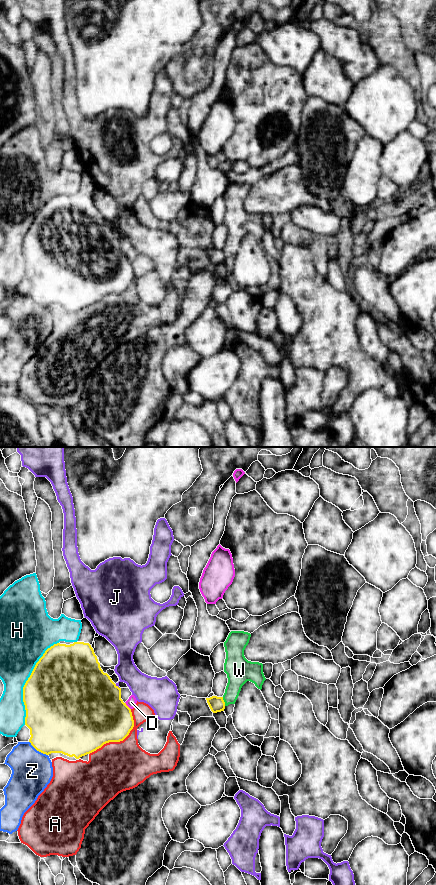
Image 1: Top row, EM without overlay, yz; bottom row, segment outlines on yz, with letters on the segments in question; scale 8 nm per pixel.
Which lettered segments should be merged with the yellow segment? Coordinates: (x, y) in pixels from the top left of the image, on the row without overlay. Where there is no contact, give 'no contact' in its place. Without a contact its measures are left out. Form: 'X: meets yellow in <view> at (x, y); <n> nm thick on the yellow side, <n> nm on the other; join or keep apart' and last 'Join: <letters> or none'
A: meets yellow in yz at (121, 292); 420 nm thick on the yellow side, 400 nm on the other; keep apart
D: meets yellow in yz at (127, 258); 460 nm thick on the yellow side, 80 nm on the other; keep apart
H: meets yellow in yz at (26, 233); 500 nm thick on the yellow side, 320 nm on the other; keep apart
J: meets yellow in yz at (117, 238); 480 nm thick on the yellow side, 220 nm on the other; keep apart
W: meets yellow in yz at (223, 253); 120 nm thick on the yellow side, 180 nm on the other; keep apart
Z: meets yellow in yz at (38, 302); 440 nm thick on the yellow side, 320 nm on the other; keep apart
Join: none

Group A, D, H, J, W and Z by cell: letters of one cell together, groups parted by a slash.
A H / D / J / W / Z

